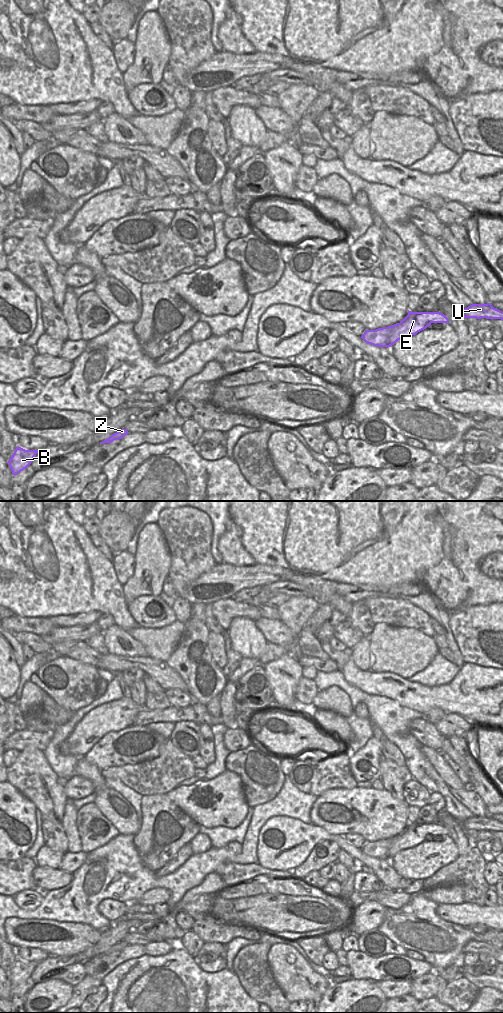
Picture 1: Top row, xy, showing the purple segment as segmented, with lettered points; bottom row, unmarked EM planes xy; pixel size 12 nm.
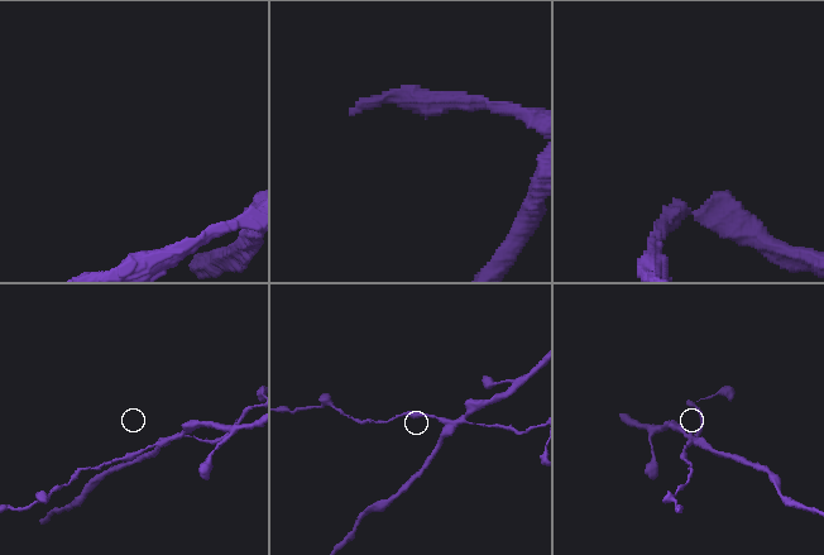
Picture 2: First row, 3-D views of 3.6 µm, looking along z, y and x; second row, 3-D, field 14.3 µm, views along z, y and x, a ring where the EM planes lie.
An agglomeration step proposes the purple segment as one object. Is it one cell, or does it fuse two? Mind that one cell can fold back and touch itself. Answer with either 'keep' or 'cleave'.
cleave

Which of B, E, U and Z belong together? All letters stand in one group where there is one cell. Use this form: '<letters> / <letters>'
B U Z / E

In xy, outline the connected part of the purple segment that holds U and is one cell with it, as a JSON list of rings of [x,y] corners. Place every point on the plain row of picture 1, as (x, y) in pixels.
[[[491,815],[472,816],[461,823],[463,830],[486,830],[503,832],[503,824],[494,820]]]

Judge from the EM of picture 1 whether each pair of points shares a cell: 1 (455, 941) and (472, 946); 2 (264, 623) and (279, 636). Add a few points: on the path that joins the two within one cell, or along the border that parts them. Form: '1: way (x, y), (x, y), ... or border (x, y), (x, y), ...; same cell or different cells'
1: border (474, 939), (471, 939), (463, 947), (463, 954); different cells
2: way (268, 627), (275, 632); same cell

